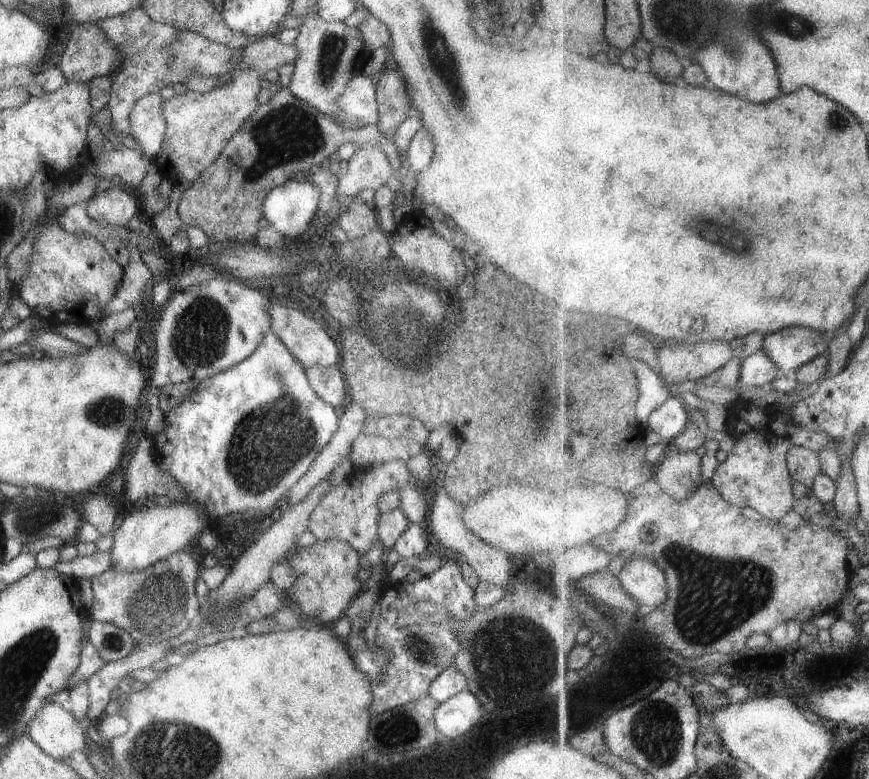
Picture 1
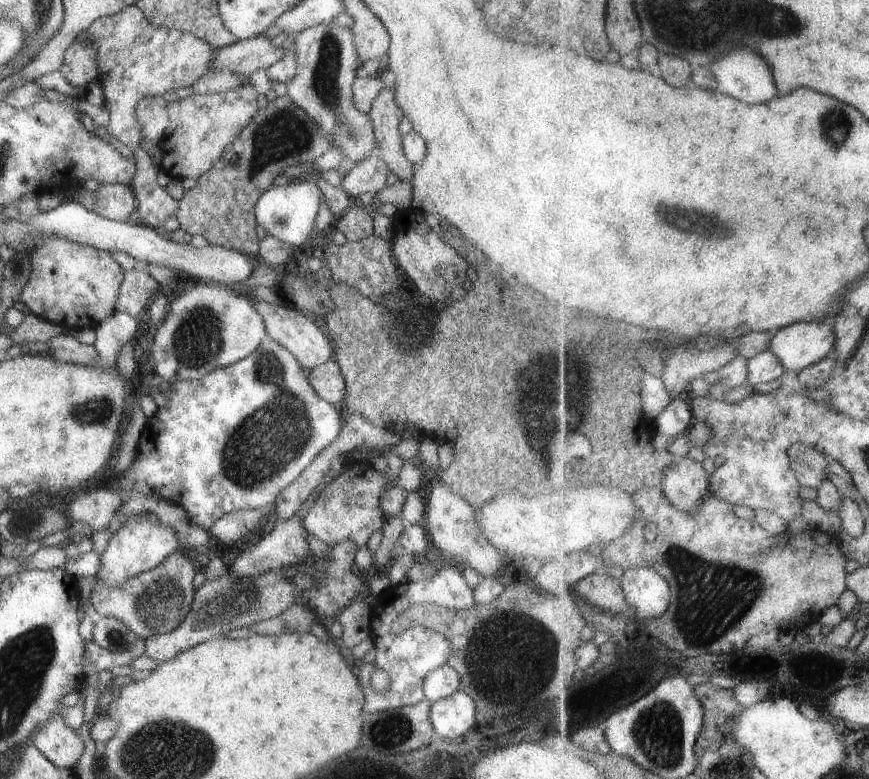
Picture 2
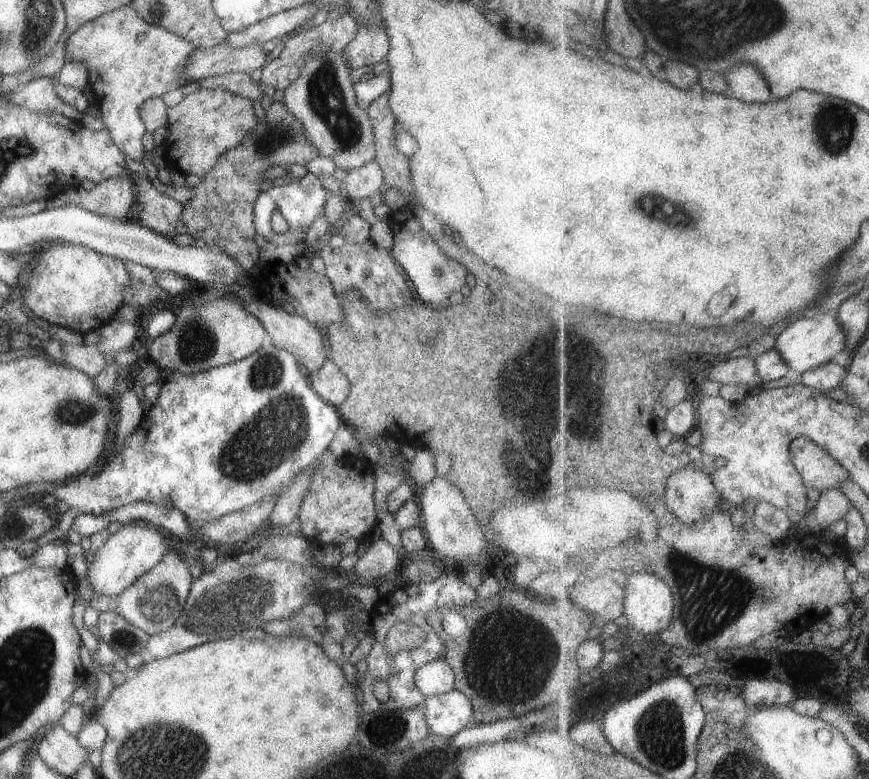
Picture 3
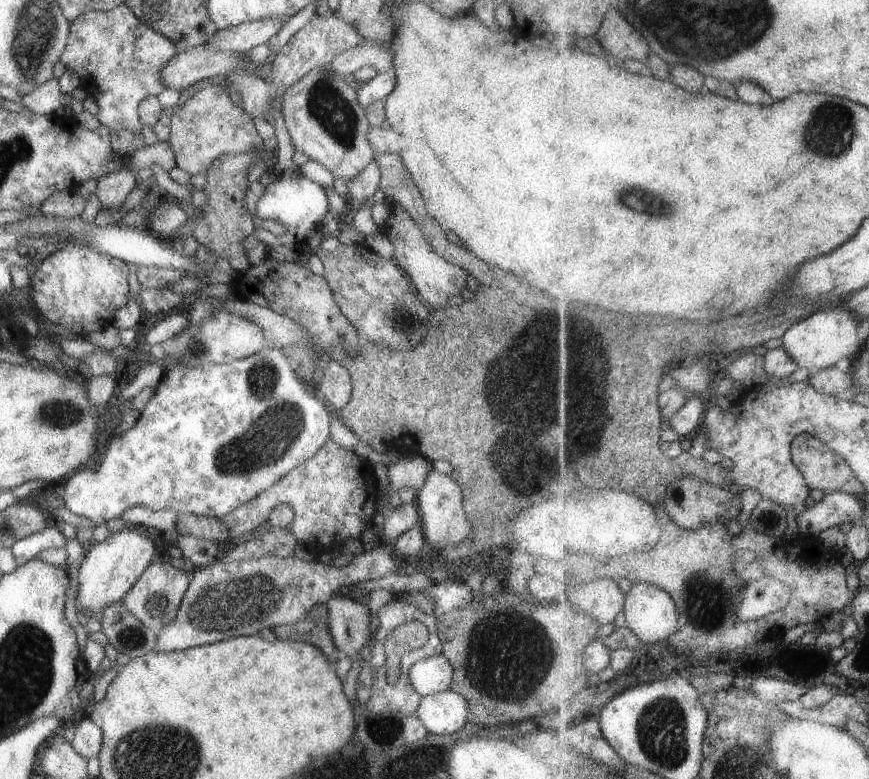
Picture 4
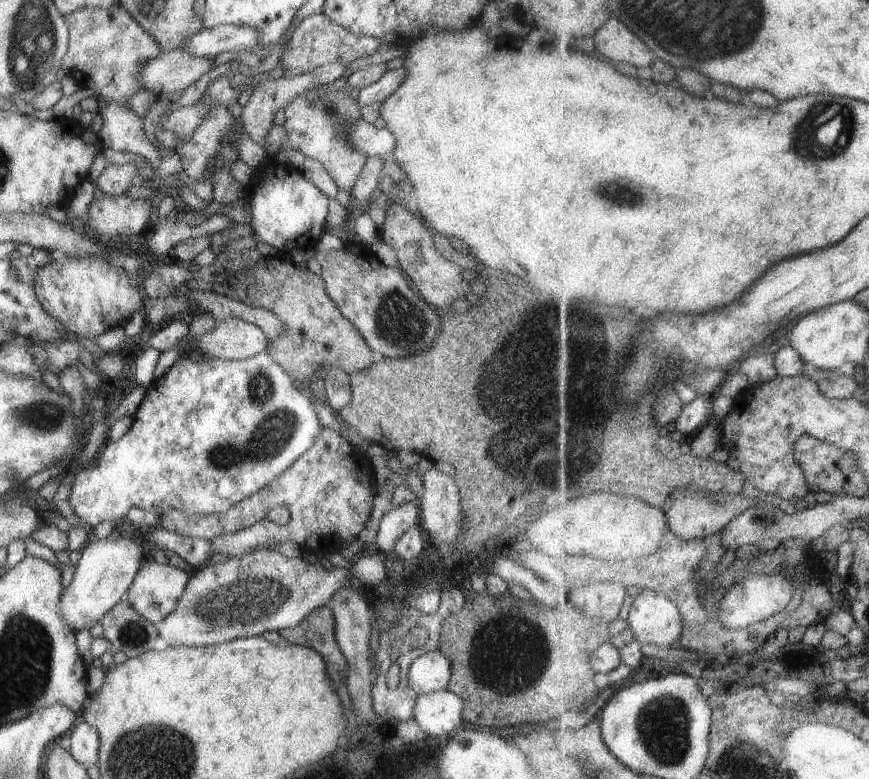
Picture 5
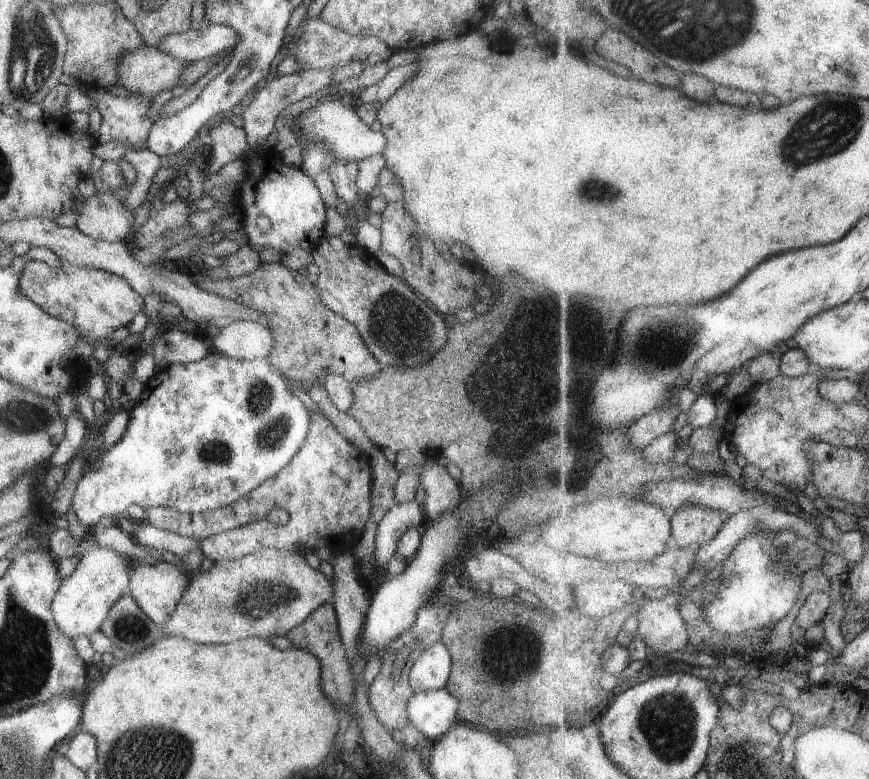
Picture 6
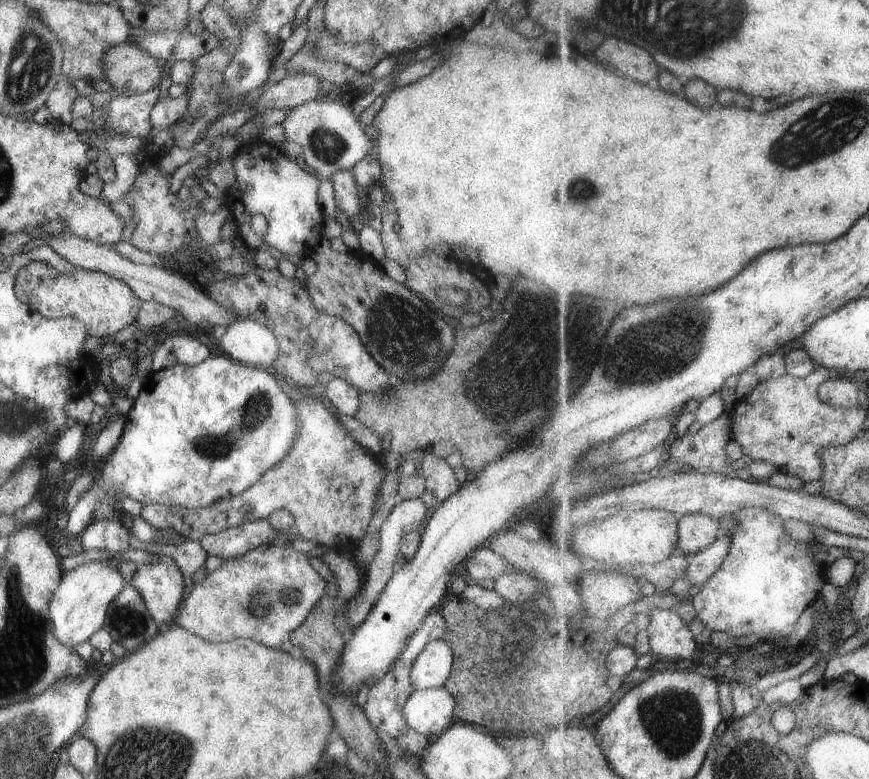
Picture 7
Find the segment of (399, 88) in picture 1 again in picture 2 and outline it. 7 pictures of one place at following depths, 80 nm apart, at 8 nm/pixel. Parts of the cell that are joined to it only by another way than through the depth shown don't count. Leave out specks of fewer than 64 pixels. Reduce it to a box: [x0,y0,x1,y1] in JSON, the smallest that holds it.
[366,86,413,181]

